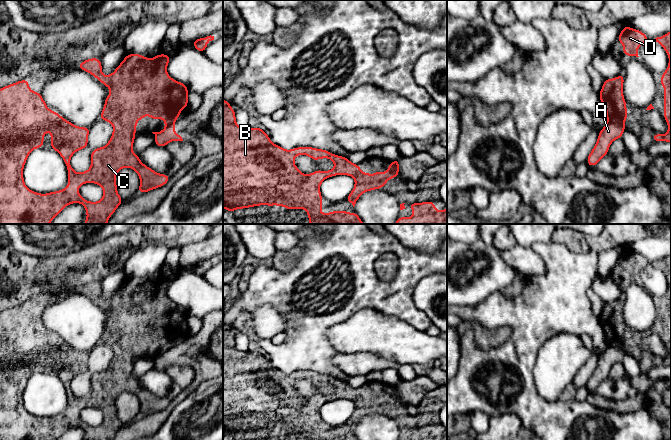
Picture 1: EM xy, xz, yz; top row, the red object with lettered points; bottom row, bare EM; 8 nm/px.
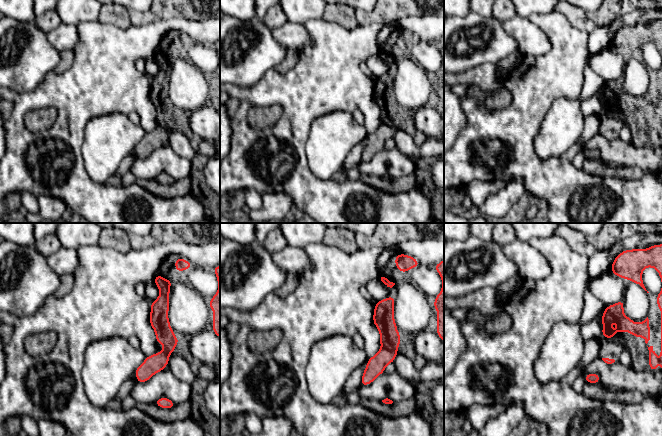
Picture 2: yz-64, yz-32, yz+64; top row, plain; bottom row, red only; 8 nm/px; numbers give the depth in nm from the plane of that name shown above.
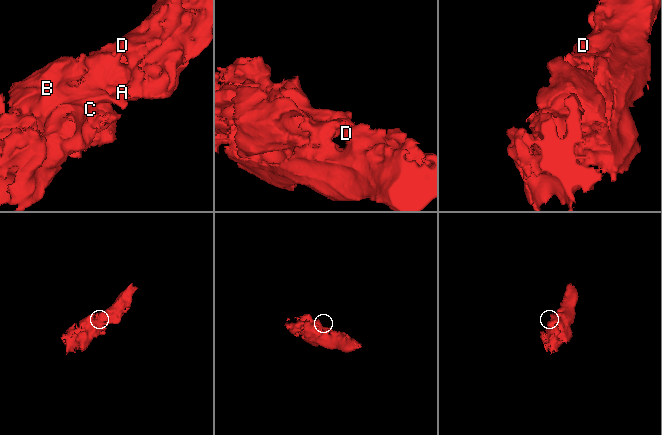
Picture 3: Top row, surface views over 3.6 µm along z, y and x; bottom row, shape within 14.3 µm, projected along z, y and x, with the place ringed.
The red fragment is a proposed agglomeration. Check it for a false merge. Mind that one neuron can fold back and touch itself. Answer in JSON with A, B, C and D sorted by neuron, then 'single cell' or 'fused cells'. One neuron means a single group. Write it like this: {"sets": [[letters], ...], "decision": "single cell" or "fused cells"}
{"sets": [["A"], ["B", "C", "D"]], "decision": "fused cells"}

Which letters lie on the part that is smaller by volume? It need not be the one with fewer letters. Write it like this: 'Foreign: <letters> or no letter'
Foreign: A

